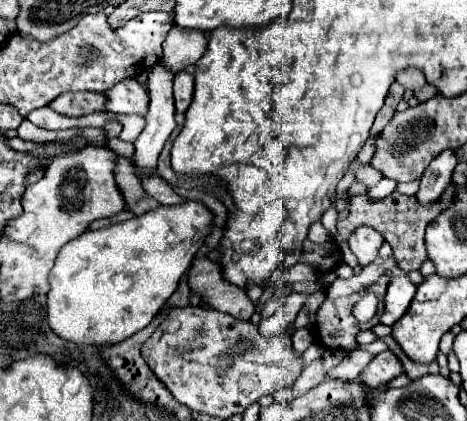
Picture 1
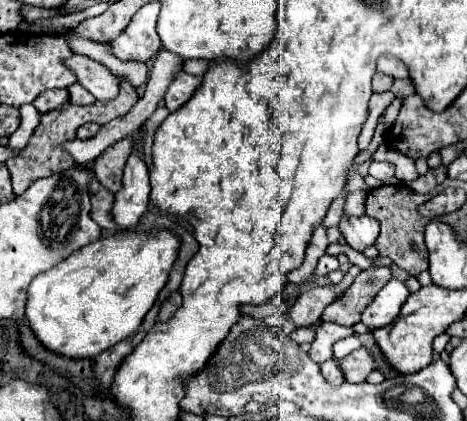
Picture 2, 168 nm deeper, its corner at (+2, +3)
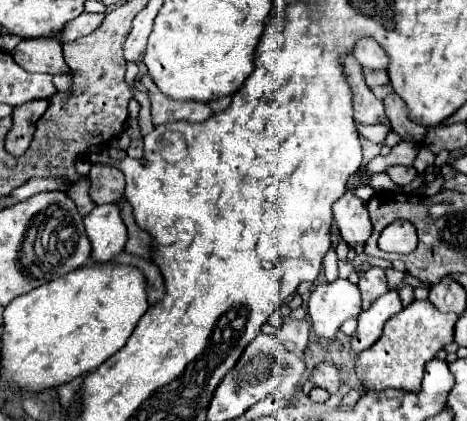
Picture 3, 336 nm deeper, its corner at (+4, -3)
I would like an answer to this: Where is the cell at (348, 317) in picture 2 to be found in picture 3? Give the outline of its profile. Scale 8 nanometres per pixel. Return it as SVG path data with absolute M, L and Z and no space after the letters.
M368 268L360 276L360 290L362 298L366 298L366 306L370 306L376 298L380 298L388 288L386 288L386 276L382 268Z

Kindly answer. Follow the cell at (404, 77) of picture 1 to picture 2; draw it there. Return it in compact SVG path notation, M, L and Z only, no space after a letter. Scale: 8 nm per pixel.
M382 56L378 60L378 72L388 74L392 78L408 78L410 76L406 64L402 60L398 60L398 58L392 58L392 56Z

